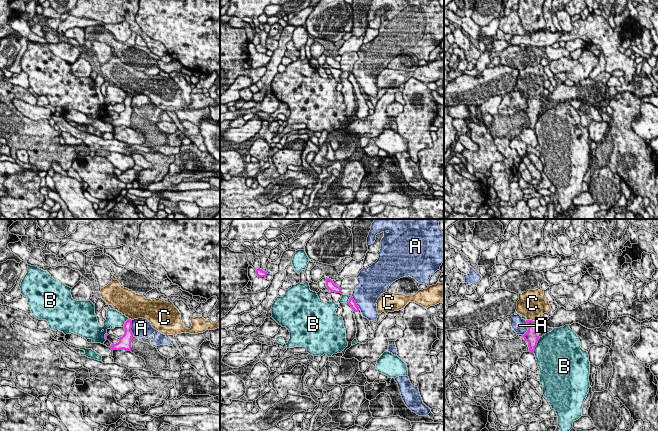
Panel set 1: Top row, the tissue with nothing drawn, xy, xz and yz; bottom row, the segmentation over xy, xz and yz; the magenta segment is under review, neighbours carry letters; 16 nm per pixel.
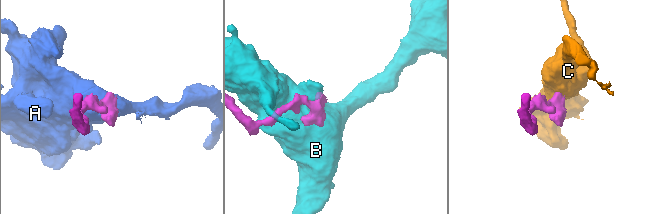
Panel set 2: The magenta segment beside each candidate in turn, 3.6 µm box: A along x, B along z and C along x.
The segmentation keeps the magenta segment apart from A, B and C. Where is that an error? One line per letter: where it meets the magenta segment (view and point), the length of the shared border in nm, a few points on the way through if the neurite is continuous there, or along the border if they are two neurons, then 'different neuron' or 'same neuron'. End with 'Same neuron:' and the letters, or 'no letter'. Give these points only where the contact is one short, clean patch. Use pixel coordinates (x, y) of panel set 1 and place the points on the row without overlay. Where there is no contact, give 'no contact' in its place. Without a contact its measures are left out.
A: meets magenta in yz at (527, 103); contact 260 nm long; border along yz (526, 96), (527, 107), (523, 111); different neuron
B: meets magenta in yz at (535, 122); contact 220 nm long; different neuron
C: meets magenta in yz at (531, 96); contact 130 nm long; border along yz (527, 95), (534, 97); different neuron
Same neuron: no letter

